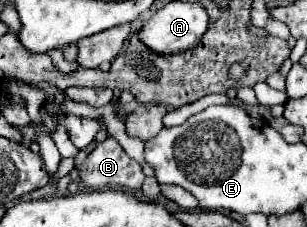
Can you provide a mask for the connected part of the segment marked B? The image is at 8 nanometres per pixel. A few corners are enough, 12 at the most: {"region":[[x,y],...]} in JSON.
{"region":[[111,136],[77,172],[87,188],[139,192],[141,164]]}

